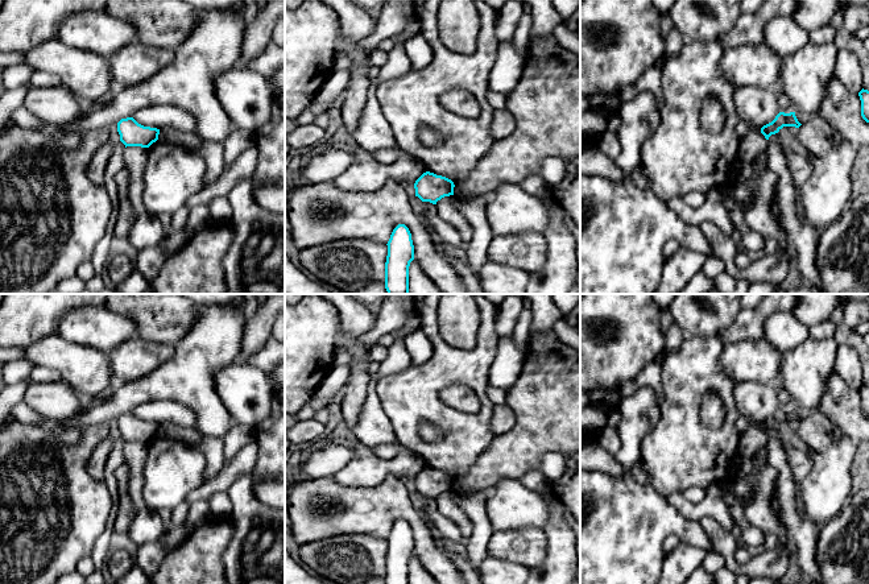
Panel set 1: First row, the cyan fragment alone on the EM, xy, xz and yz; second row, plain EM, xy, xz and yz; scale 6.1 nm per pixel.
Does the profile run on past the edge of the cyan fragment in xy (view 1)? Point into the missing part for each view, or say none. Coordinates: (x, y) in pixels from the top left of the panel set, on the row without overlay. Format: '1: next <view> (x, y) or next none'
1: next none

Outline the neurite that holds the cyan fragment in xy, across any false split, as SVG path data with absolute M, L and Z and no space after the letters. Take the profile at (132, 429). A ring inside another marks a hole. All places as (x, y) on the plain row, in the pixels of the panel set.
M133 413L121 414L117 418L120 436L127 442L149 443L158 435L160 424L144 422Z

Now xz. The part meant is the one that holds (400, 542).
M398 519L386 540L385 584L409 584L409 562L414 555L414 540L409 523Z

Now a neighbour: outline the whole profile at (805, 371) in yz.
M807 337L796 348L782 353L778 382L791 397L794 407L818 410L828 380L836 373L839 343L833 337Z

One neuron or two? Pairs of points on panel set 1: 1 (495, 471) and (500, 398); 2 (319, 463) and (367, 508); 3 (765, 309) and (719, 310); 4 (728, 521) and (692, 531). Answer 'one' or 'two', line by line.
1: two
2: two
3: two
4: two

